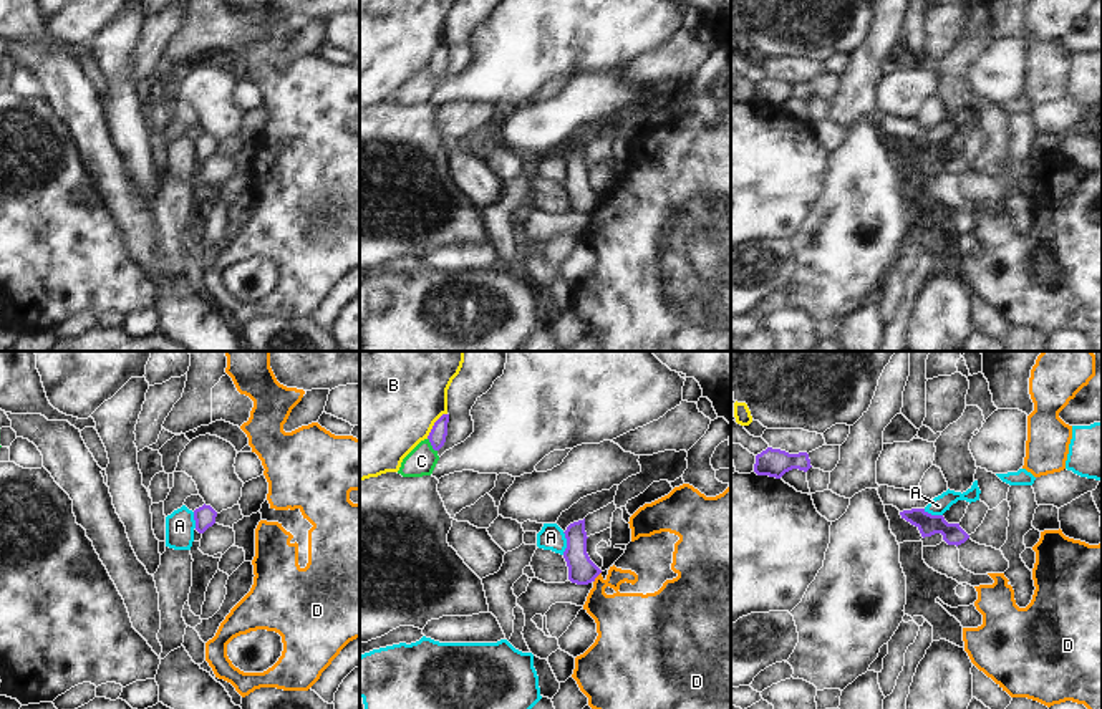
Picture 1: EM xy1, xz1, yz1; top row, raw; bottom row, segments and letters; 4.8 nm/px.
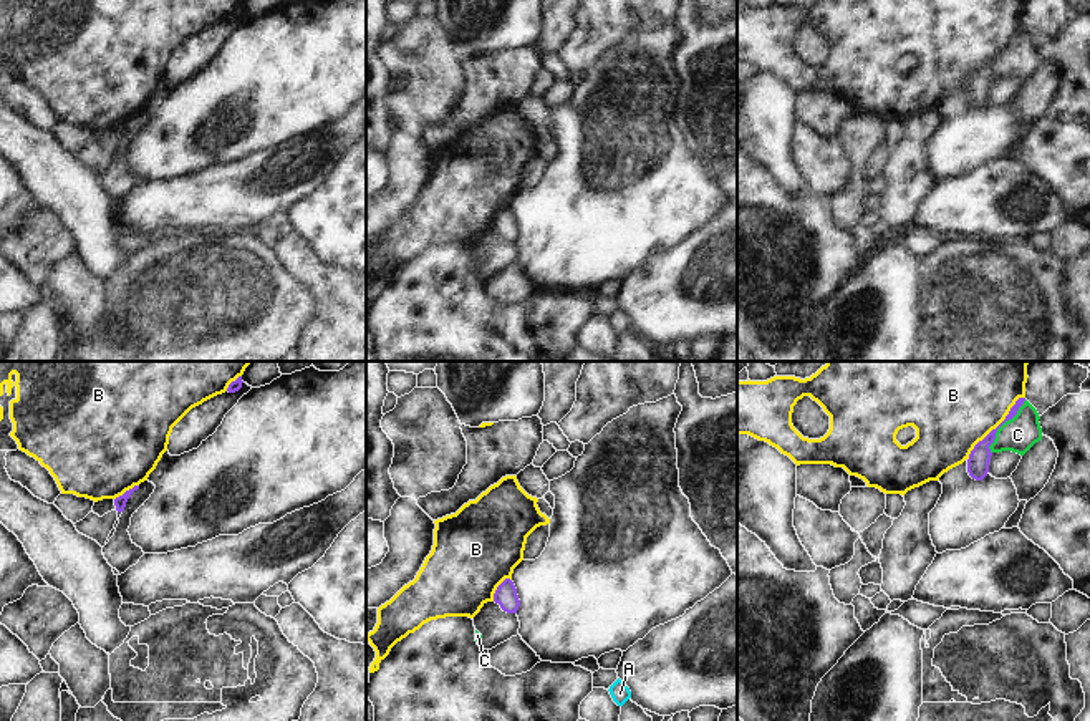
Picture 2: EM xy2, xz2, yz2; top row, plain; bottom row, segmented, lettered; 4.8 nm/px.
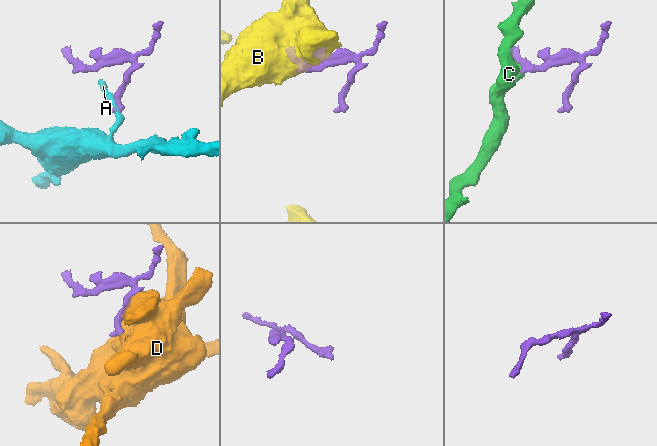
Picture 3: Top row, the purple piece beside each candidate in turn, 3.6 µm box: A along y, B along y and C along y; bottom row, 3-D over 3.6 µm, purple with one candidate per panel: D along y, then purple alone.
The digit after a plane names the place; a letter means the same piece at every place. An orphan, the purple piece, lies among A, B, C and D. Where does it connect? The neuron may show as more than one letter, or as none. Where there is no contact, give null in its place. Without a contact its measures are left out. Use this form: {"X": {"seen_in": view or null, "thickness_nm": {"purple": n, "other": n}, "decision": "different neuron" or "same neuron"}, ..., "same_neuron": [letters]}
{"A": {"seen_in": "xz1", "thickness_nm": {"purple": 140, "other": 120}, "decision": "different neuron"}, "B": {"seen_in": "yz2", "thickness_nm": {"purple": 110, "other": 500}, "decision": "different neuron"}, "C": {"seen_in": "yz2", "thickness_nm": {"purple": 110, "other": 170}, "decision": "different neuron"}, "D": {"seen_in": "xz1", "thickness_nm": {"purple": 140, "other": 260}, "decision": "different neuron"}, "same_neuron": []}

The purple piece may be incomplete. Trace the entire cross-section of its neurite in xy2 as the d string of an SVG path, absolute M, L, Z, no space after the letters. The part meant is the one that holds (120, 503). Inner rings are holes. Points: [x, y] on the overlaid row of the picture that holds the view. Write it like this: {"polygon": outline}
{"polygon": "M144 481L114 499L116 511L121 517L114 535L103 547L103 554L108 564L116 569L119 575L136 565L144 555L142 549L131 540L128 529L131 525L133 514L144 506L154 489L156 486L152 482Z"}

